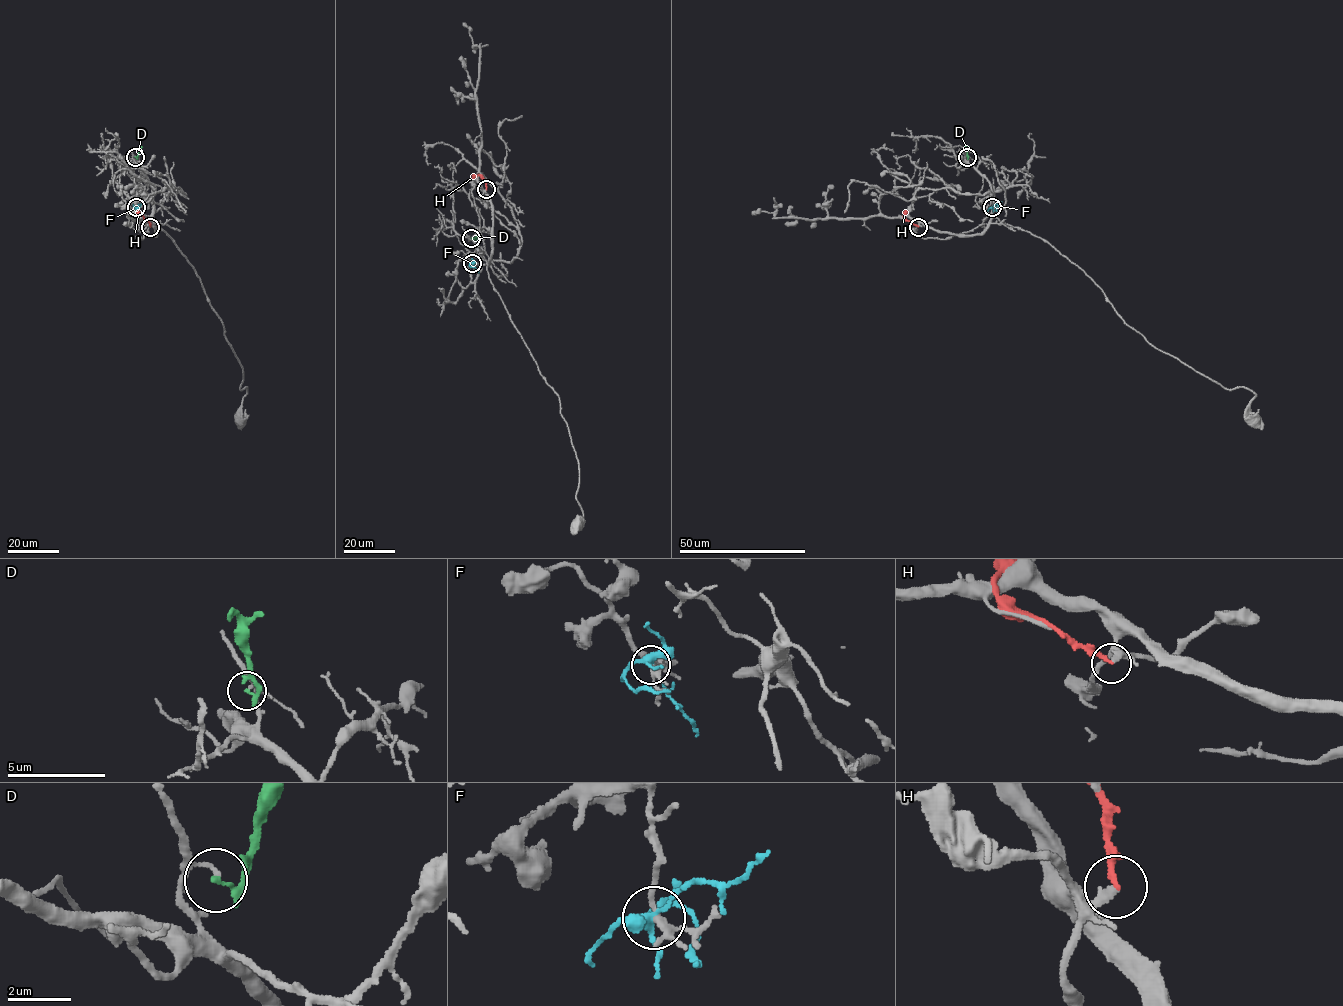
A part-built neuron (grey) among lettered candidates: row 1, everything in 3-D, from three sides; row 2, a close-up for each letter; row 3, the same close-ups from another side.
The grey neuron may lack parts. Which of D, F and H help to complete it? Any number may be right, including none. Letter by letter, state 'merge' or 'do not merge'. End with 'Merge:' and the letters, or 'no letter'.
D: do not merge
F: do not merge
H: do not merge
Merge: no letter

